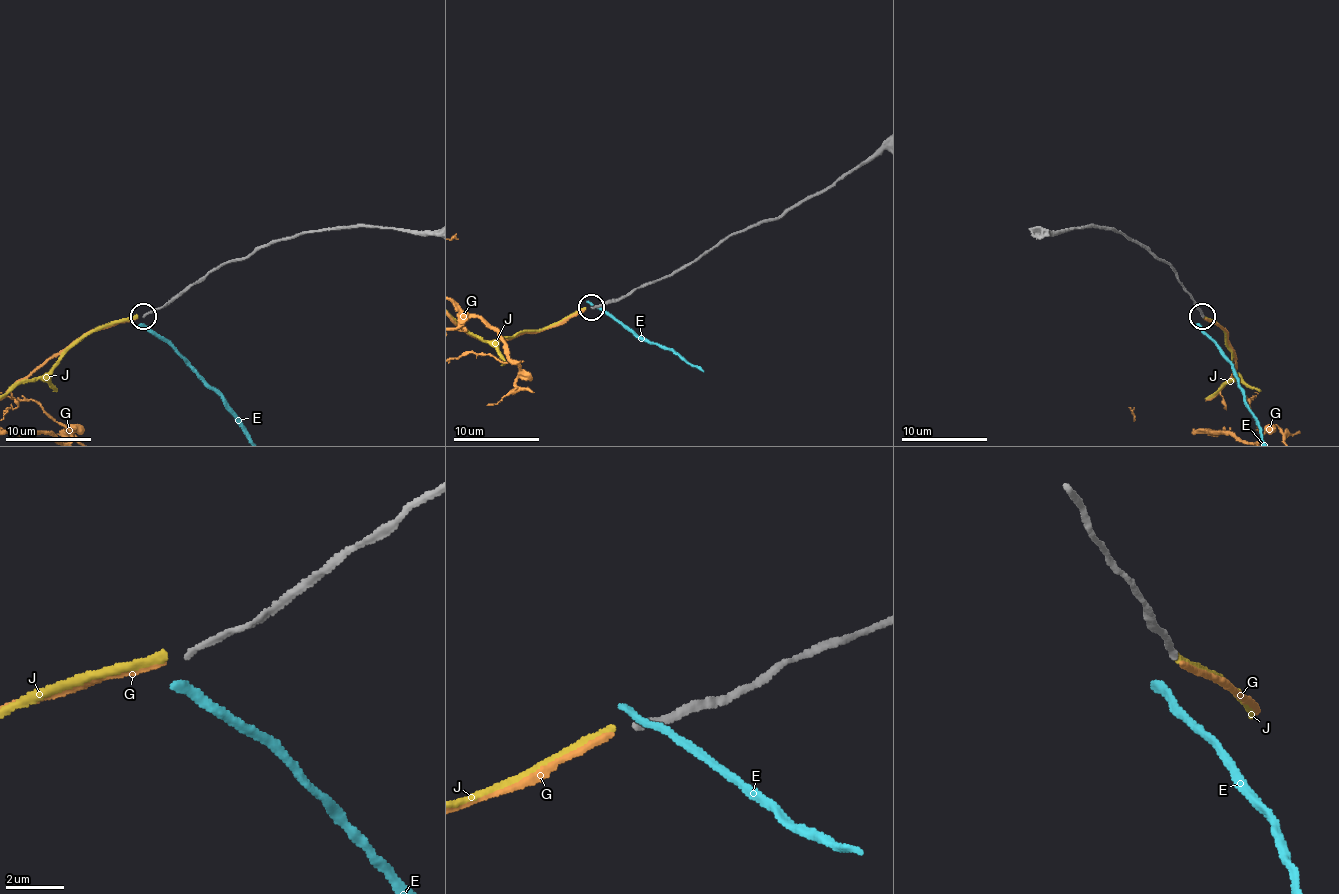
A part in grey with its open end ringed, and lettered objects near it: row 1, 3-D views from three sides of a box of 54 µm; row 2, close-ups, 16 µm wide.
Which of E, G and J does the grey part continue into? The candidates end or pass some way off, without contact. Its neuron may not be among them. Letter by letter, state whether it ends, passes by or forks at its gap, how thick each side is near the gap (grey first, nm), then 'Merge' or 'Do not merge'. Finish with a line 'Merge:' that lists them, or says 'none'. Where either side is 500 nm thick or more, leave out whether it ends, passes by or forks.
E: It ends there. Thickness 200 nm (grey) against 340 nm. Do not merge
G: It ends there. Thickness 200 nm (grey) against 190 nm. Merge
J: It ends there. Thickness 200 nm (grey) against 240 nm. Do not merge
Merge: G

